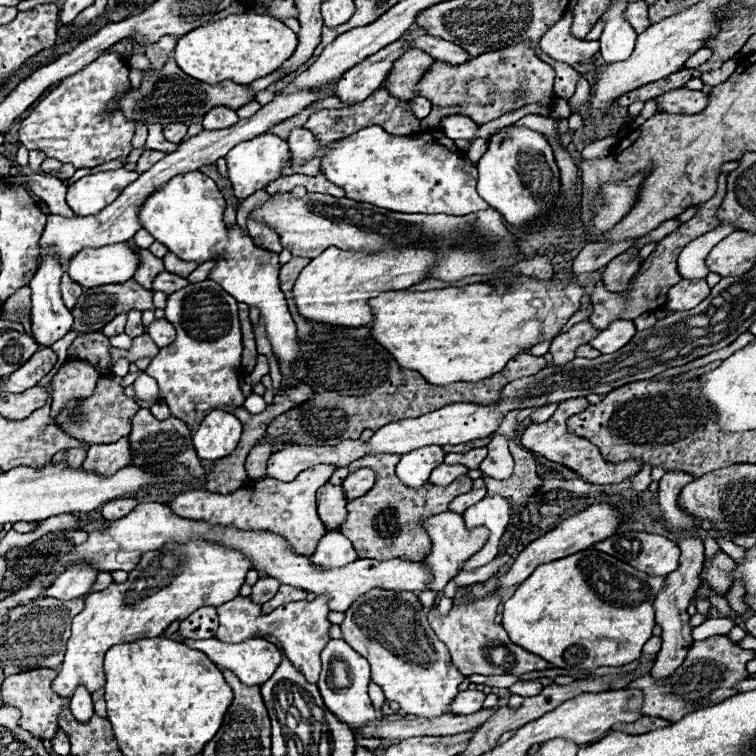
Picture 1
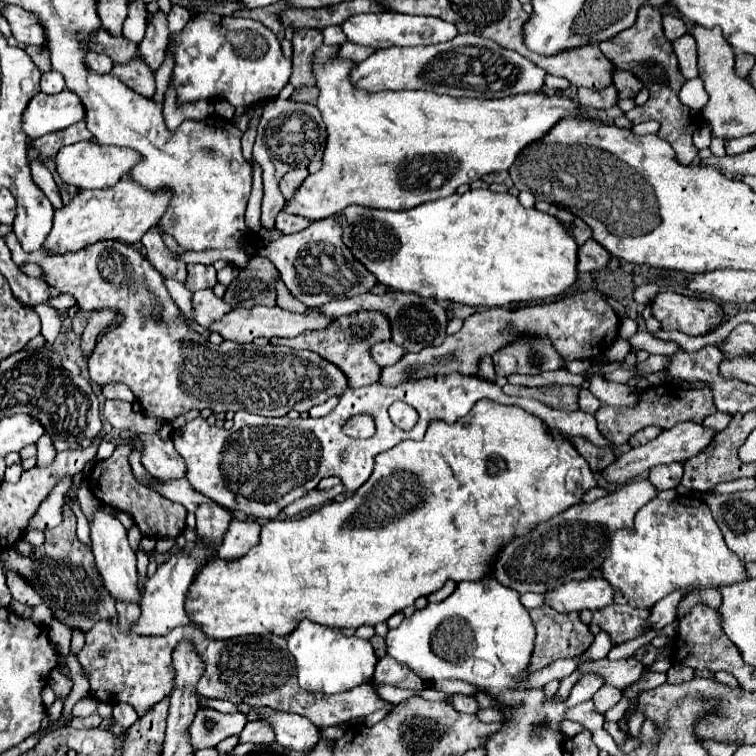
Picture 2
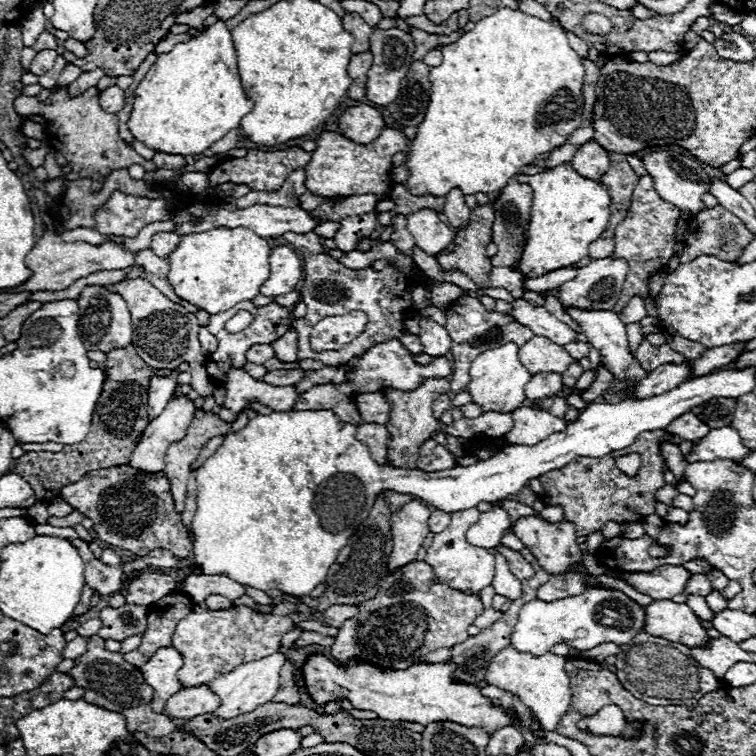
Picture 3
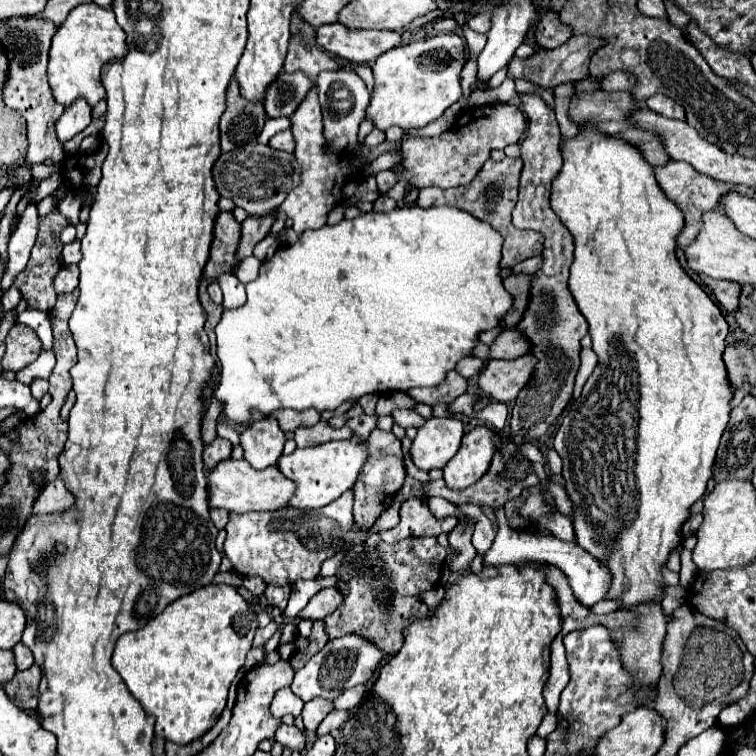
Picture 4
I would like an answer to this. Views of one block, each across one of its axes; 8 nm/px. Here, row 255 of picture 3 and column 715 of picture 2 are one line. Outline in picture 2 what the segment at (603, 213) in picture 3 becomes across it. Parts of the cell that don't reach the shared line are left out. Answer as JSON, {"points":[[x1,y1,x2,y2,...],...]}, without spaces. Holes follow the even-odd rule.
{"points":[[682,496,676,500,654,498,644,504,634,518,634,534,616,532,612,538,612,550,608,560,602,564,604,578,616,588,616,604,628,604,634,608,650,608,658,600,666,598,676,590,702,590,702,588,722,588,728,584,748,580,744,562,726,546,724,536,714,522,708,504,702,498]]}

